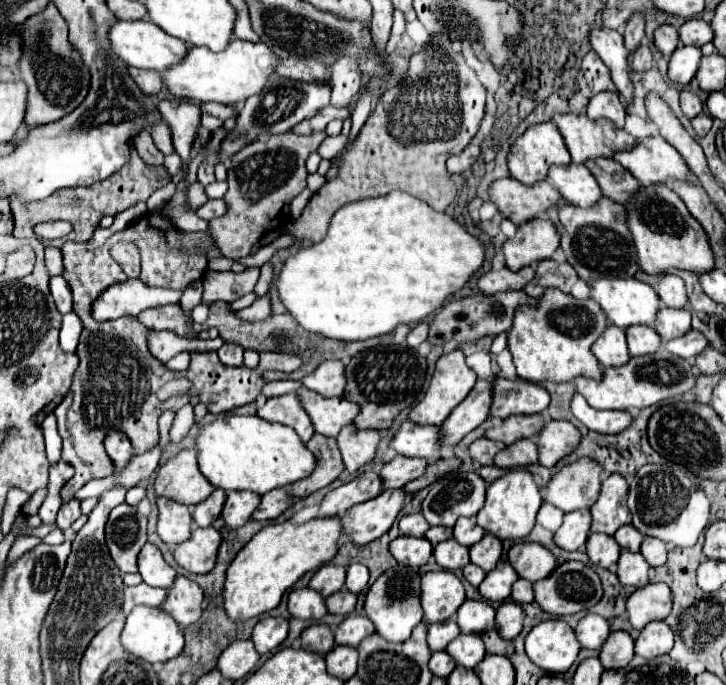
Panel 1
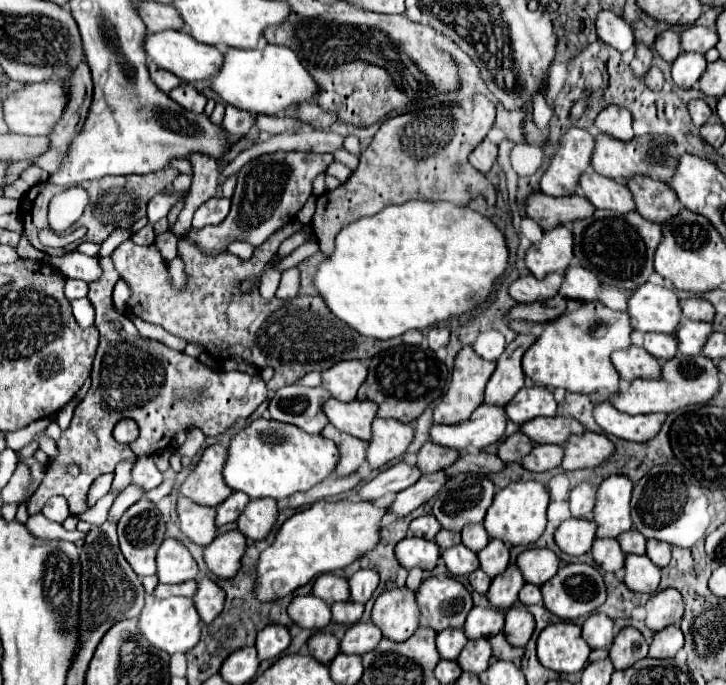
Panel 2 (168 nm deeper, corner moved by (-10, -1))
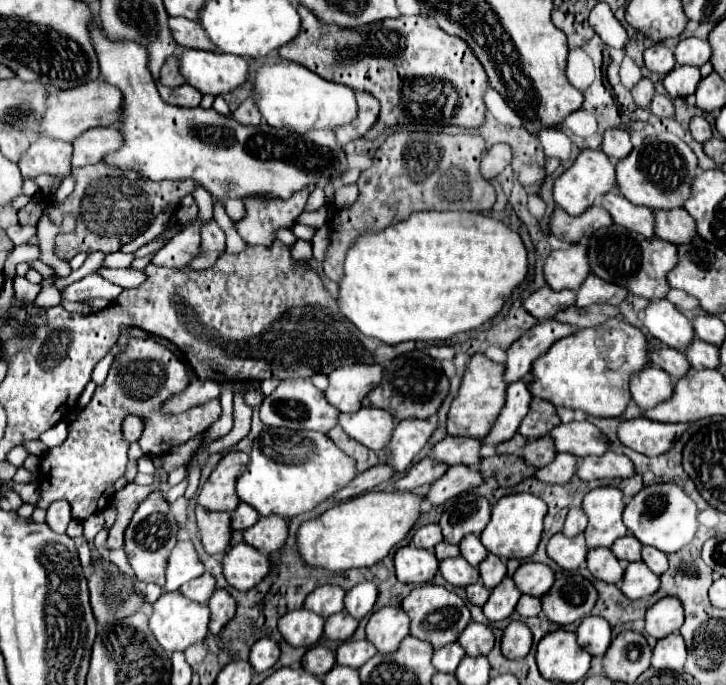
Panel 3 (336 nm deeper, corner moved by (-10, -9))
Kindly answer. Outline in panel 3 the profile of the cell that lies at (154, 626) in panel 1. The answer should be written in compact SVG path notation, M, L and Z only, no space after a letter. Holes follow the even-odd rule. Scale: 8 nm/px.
M179 591L173 593L163 593L155 603L153 603L153 613L149 619L149 629L153 631L155 639L159 641L159 645L173 653L173 651L185 651L189 645L205 639L207 635L207 623L209 623L209 607L195 603L191 599L187 599L185 595L181 595Z

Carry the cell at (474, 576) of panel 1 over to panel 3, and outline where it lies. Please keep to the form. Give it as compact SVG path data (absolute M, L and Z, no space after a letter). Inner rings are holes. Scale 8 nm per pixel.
M483 583L469 585L465 591L467 591L467 599L469 599L473 605L477 605L477 607L483 607L483 605L487 603L487 599L489 599L489 591L483 587Z

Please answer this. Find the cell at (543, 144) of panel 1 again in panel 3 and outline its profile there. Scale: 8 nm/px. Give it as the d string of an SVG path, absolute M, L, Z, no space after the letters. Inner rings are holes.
M585 149L577 161L555 181L555 203L561 205L569 215L581 215L587 207L595 205L603 193L615 191L615 165L603 151Z

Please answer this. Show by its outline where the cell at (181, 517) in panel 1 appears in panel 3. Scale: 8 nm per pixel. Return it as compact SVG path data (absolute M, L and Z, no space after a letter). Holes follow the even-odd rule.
M197 507L195 515L205 551L211 555L225 553L231 541L231 513L213 513L205 507Z

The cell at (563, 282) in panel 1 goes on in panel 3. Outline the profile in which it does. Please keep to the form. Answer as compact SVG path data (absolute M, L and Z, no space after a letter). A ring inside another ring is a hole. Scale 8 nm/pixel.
M589 275L583 287L577 291L577 307L589 307L593 303L609 303L619 305L623 299L627 299L629 291L599 279L597 275Z

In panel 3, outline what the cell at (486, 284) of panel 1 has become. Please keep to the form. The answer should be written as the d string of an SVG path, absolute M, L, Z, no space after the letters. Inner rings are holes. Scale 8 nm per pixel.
M543 287L525 299L525 309L537 317L539 321L553 319L559 311L575 305L575 291L553 291L551 287Z

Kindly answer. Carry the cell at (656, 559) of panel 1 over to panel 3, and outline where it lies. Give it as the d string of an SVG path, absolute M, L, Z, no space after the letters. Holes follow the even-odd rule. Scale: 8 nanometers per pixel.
M643 547L643 563L657 575L667 571L667 555L655 547Z

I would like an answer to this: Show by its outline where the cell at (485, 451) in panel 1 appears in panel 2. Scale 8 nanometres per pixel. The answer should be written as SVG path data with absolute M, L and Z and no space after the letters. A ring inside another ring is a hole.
M515 433L499 443L497 455L499 459L503 459L503 463L513 463L513 461L521 461L531 449L533 443L523 433Z

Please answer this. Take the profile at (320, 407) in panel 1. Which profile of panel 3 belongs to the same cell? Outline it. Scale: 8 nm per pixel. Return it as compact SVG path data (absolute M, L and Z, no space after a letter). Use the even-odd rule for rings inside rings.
M361 409L357 413L341 413L339 425L343 431L373 451L381 451L391 441L395 417L385 409Z

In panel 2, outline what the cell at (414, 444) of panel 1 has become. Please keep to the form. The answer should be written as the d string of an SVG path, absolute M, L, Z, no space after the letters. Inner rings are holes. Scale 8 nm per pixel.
M495 405L479 407L467 421L455 425L431 425L429 441L455 451L483 449L497 443L505 431L505 409Z

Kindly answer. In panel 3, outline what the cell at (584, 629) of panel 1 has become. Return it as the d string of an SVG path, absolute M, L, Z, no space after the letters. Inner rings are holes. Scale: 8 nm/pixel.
M589 615L577 629L577 641L589 655L603 655L611 643L611 627L607 621Z

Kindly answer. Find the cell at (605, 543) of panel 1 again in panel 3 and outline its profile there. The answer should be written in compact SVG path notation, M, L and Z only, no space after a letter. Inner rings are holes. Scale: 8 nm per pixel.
M599 547L589 549L587 553L587 569L595 579L601 579L605 583L617 583L623 577L623 567L611 553L611 549Z

